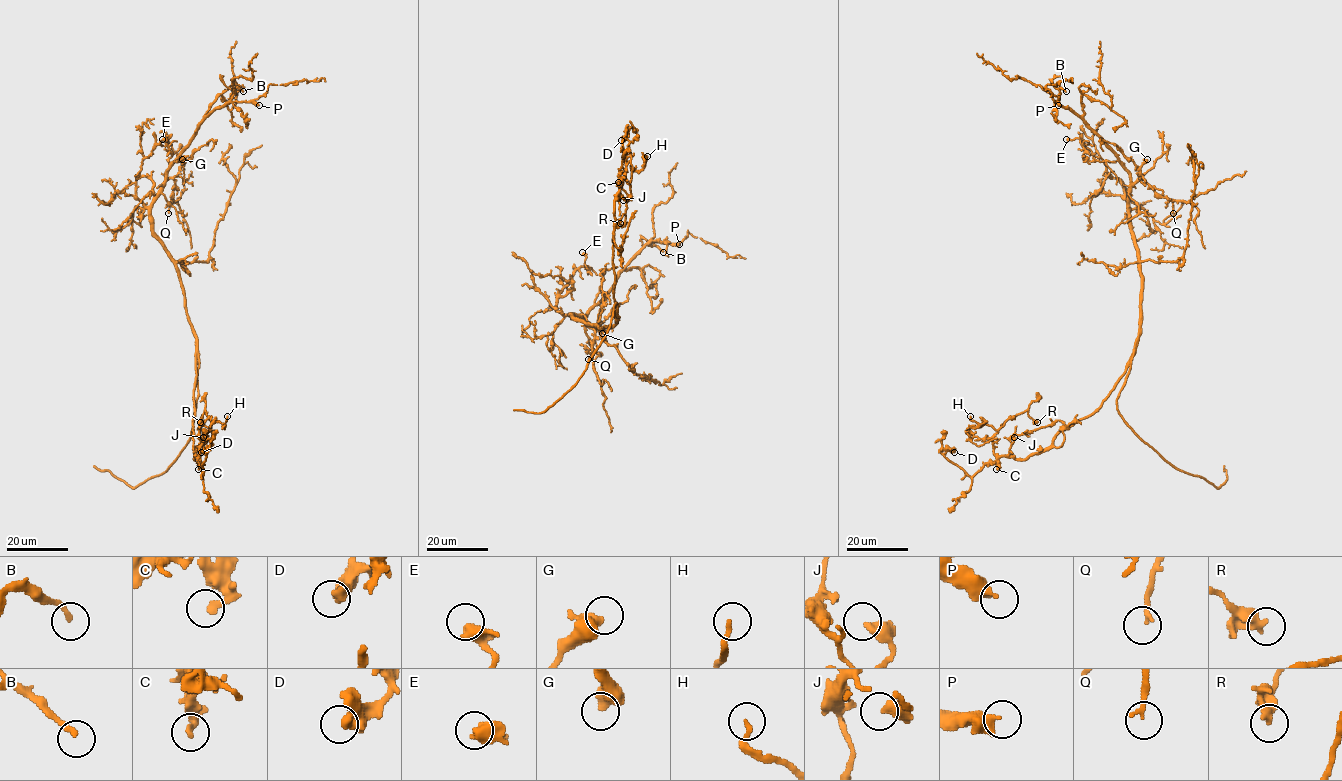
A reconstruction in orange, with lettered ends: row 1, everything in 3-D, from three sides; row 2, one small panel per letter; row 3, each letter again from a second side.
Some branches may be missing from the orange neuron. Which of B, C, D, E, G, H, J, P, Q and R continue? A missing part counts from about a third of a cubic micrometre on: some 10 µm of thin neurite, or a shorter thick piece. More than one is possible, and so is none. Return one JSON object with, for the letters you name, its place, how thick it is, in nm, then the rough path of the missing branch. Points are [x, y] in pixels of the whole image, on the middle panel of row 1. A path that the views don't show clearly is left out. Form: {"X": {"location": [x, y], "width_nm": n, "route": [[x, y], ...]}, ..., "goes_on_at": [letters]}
{"goes_on_at": []}

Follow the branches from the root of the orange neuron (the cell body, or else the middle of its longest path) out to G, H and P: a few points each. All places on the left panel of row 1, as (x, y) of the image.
G: (180, 281), (175, 261), (153, 231), (151, 207), (153, 197), (162, 185), (178, 173), (182, 159)
H: (180, 281), (195, 338), (195, 459), (211, 425), (224, 423), (227, 416)
P: (180, 281), (175, 261), (153, 231), (153, 198), (166, 172), (210, 114), (230, 101), (259, 105)

